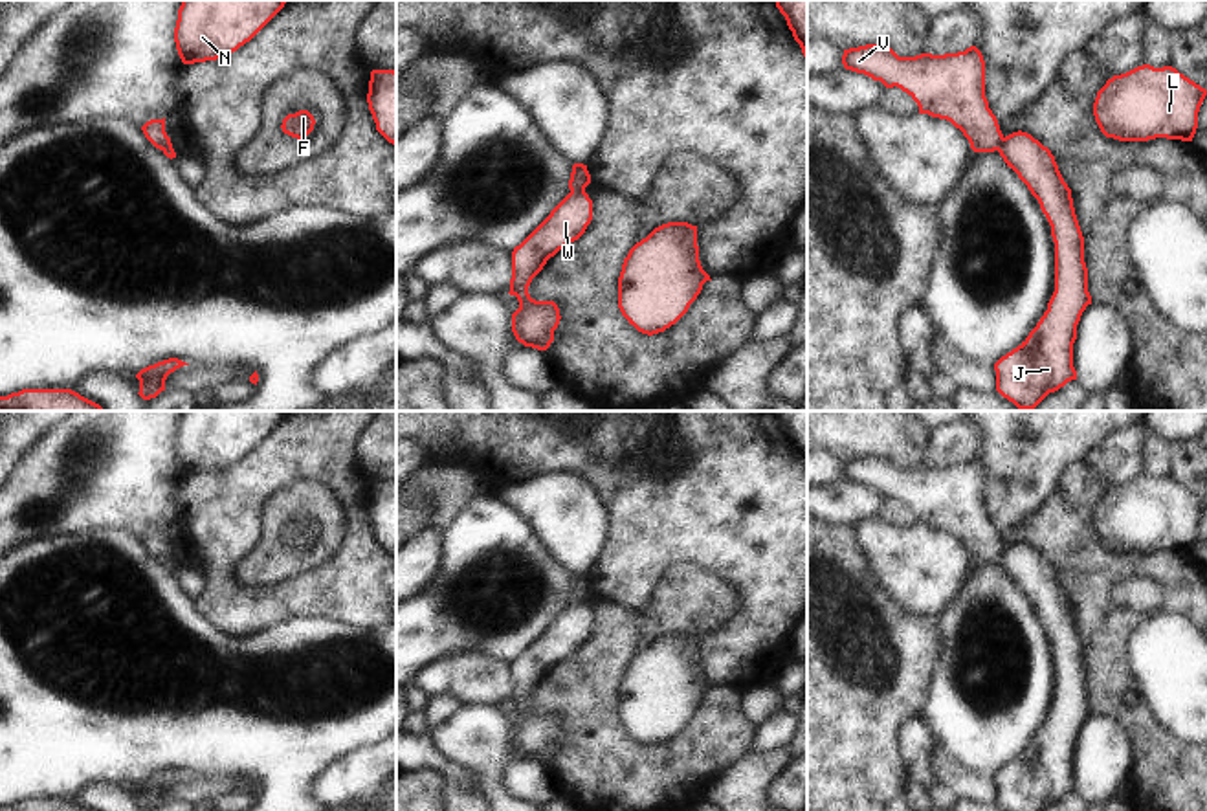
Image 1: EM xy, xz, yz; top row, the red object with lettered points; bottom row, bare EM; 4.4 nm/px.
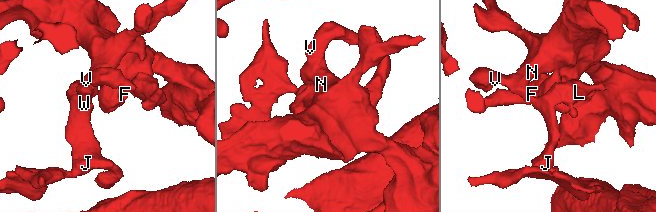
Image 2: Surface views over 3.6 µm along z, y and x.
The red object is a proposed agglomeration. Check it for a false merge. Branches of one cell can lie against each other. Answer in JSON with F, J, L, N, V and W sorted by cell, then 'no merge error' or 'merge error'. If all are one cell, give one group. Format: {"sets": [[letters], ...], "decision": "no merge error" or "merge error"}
{"sets": [["F", "N", "V"], ["J", "L", "W"]], "decision": "merge error"}

